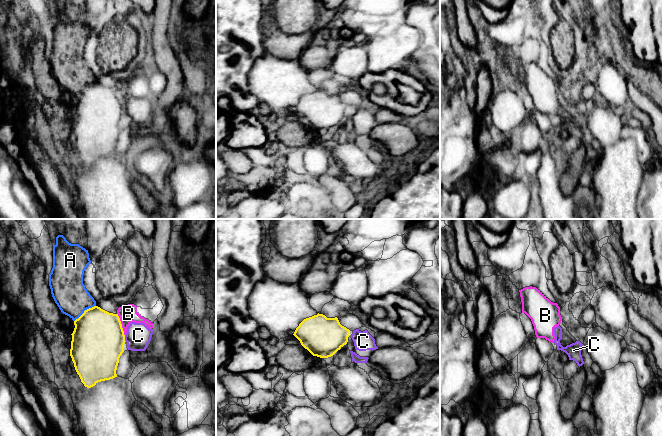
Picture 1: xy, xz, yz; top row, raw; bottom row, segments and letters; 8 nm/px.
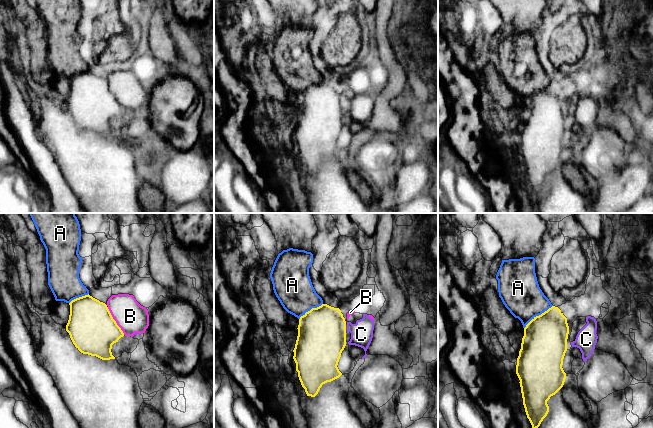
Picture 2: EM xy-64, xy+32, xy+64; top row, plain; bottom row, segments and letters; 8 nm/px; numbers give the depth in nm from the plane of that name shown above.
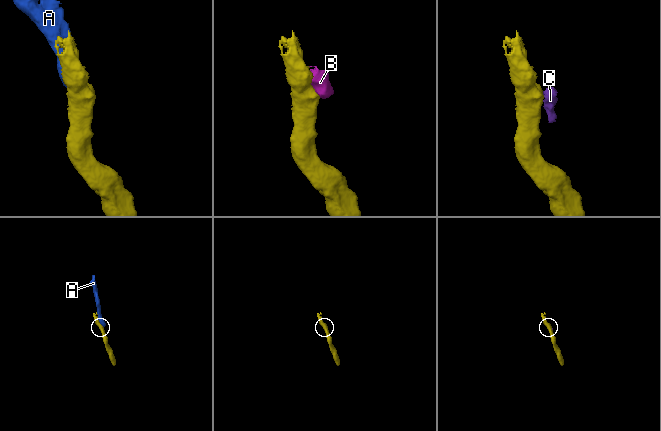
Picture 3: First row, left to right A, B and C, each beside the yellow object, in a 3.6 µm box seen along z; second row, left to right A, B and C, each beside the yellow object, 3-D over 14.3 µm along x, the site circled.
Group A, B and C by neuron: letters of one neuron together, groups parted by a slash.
A / B C

